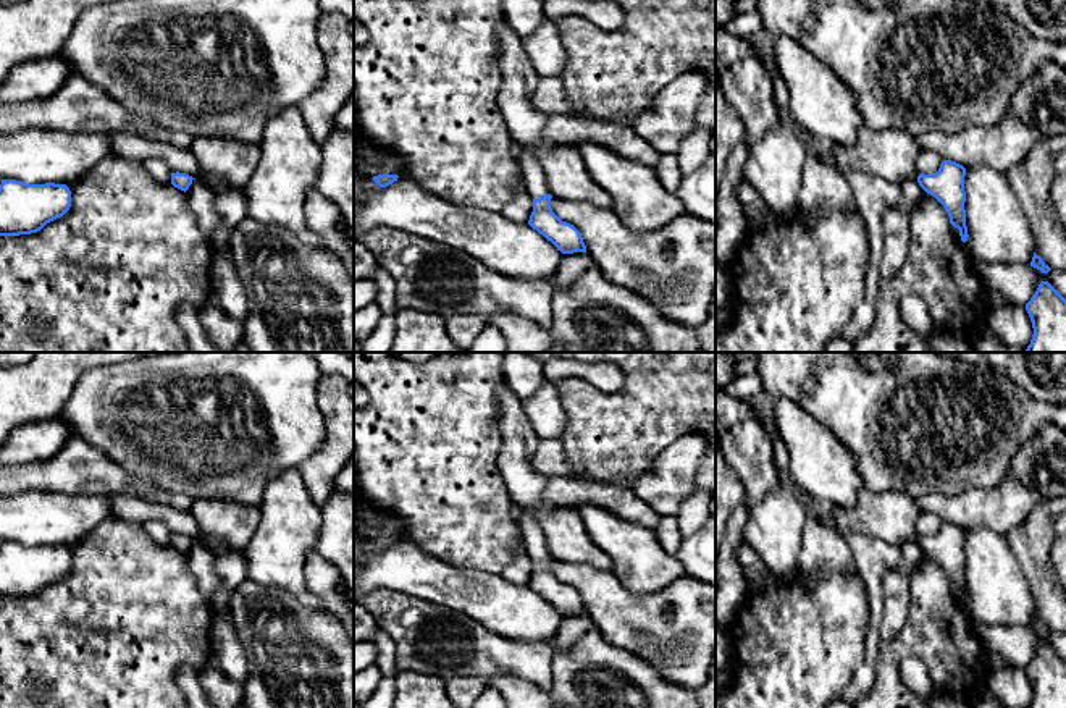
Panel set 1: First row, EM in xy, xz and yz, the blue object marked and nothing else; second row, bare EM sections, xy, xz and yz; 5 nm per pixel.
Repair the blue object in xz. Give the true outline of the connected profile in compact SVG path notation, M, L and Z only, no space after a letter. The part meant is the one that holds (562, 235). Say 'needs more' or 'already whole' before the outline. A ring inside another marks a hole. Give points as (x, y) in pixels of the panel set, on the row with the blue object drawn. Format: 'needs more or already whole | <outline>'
needs more | M517 147L517 165L523 175L525 188L533 199L528 225L551 241L562 254L586 252L581 233L552 212L552 196L533 150Z

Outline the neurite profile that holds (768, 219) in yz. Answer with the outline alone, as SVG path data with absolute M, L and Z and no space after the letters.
M762 202L761 212L762 223L745 233L732 260L733 322L716 330L716 352L825 352L827 343L843 335L864 294L869 259L866 225L858 210L800 207L791 220L777 220Z

